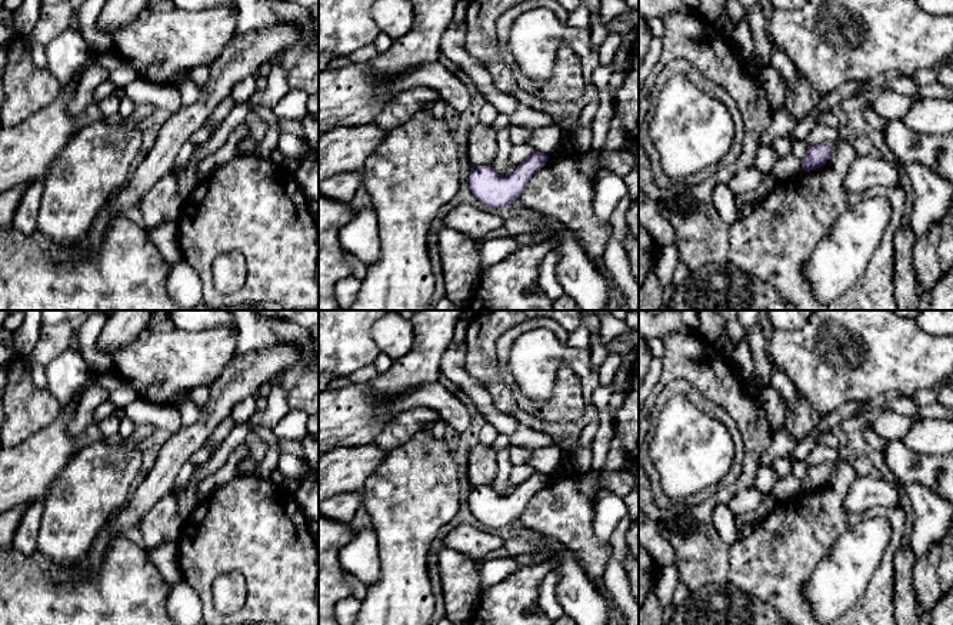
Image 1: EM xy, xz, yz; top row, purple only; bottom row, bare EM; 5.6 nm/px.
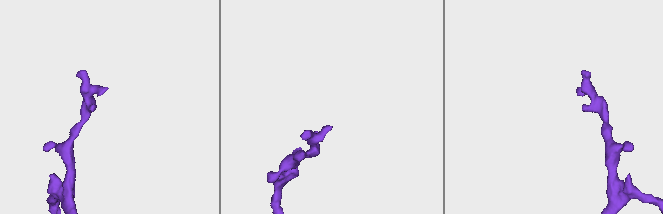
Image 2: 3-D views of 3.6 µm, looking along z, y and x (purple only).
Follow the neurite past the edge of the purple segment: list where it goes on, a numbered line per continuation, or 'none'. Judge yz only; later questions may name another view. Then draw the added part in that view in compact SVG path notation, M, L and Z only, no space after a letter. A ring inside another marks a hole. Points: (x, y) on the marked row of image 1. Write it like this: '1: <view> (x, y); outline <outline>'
none

